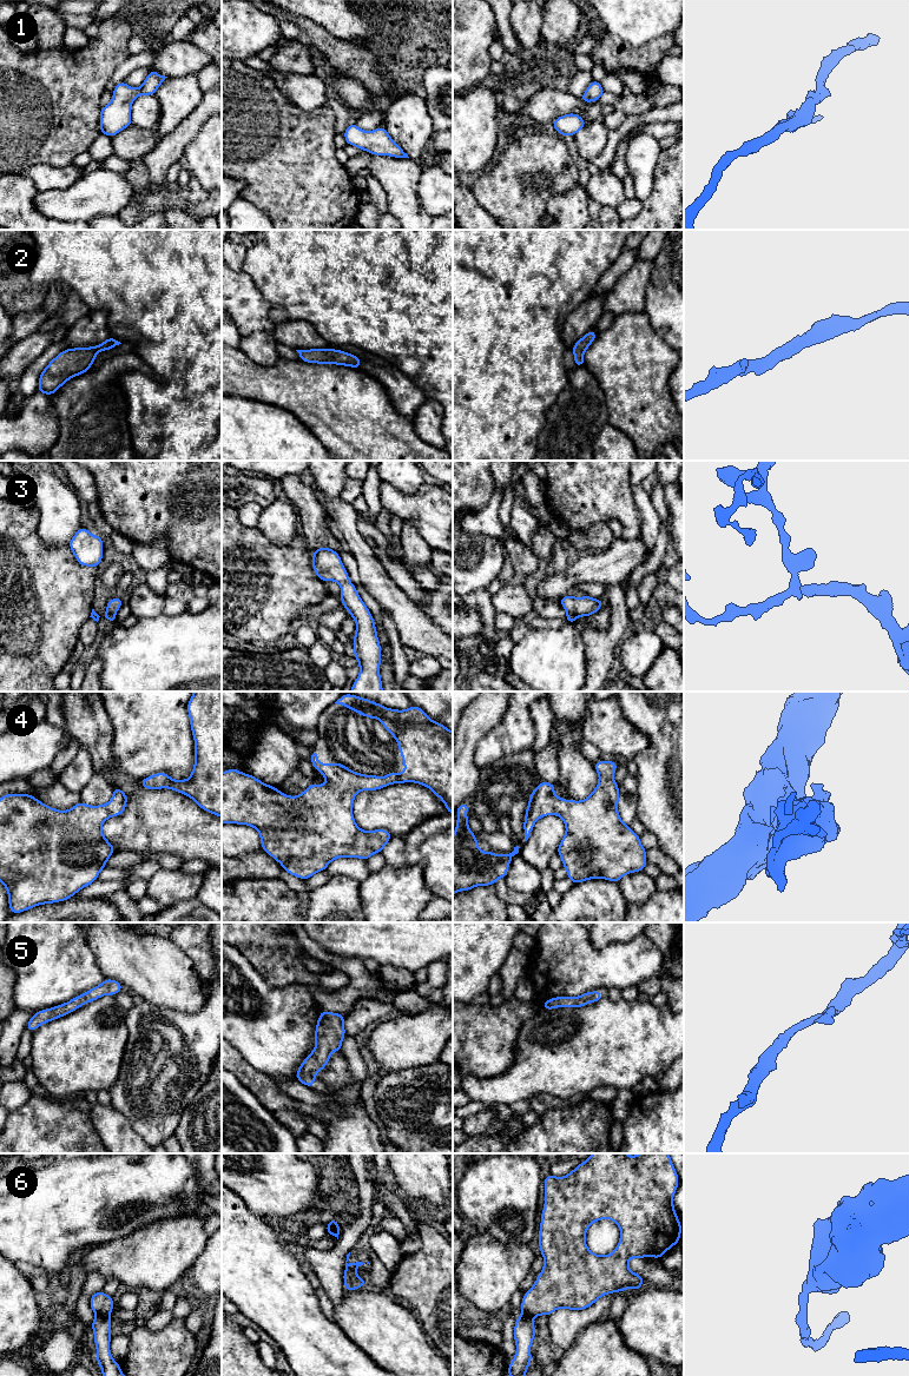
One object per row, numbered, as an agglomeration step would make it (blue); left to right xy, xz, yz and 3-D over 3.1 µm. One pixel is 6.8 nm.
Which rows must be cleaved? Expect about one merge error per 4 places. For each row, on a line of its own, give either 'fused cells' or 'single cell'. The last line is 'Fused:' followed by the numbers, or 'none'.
1: single cell
2: single cell
3: single cell
4: single cell
5: single cell
6: fused cells
Fused: 6

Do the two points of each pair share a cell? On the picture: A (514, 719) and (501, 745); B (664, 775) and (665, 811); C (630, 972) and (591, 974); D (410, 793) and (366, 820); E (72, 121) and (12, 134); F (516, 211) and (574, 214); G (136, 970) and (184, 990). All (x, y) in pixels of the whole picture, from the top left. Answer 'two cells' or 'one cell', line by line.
A: one cell
B: one cell
C: one cell
D: one cell
E: one cell
F: two cells
G: one cell

